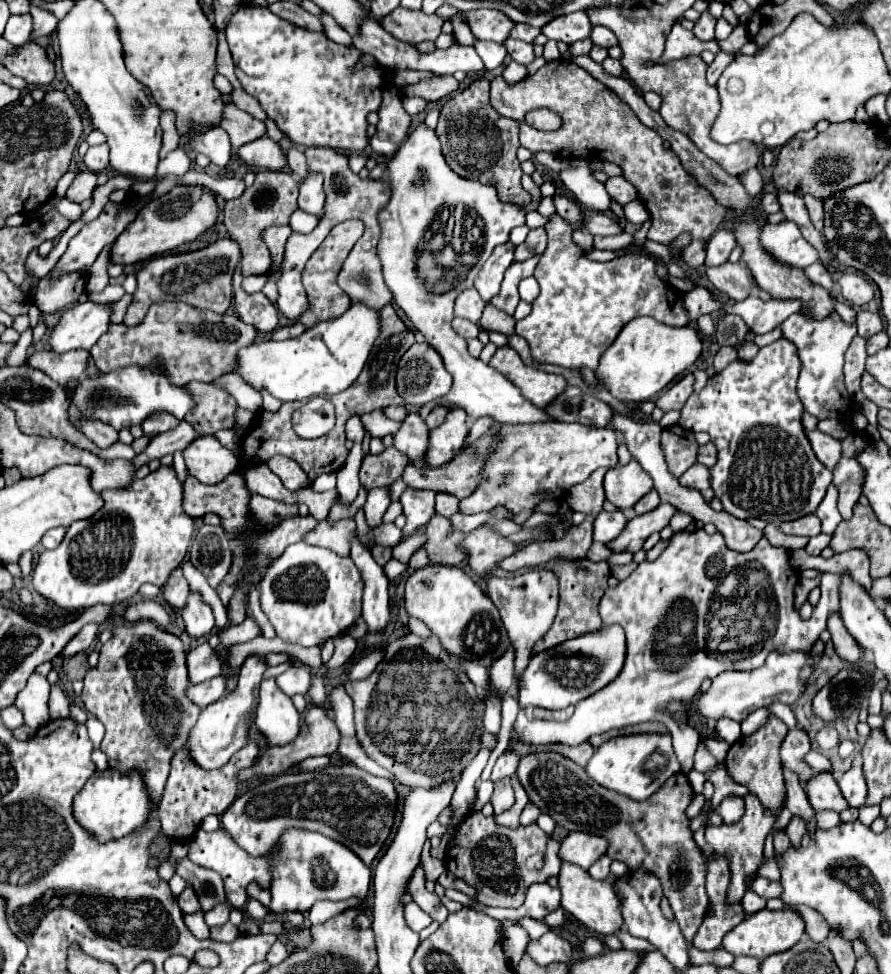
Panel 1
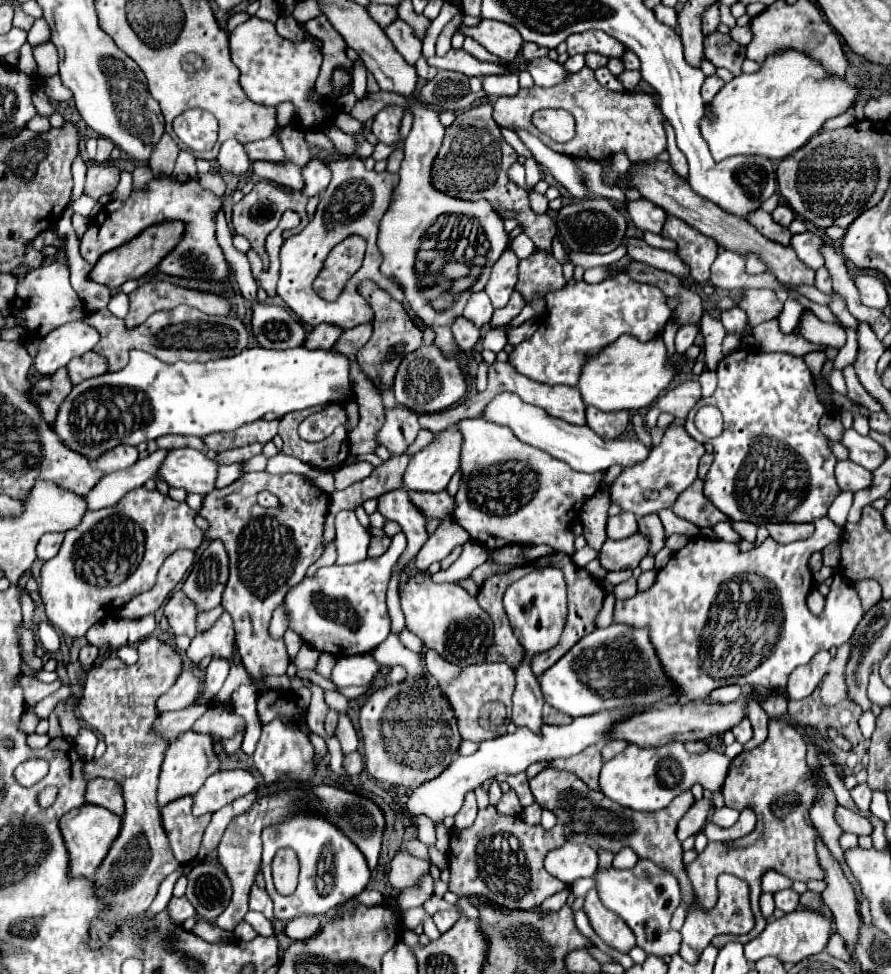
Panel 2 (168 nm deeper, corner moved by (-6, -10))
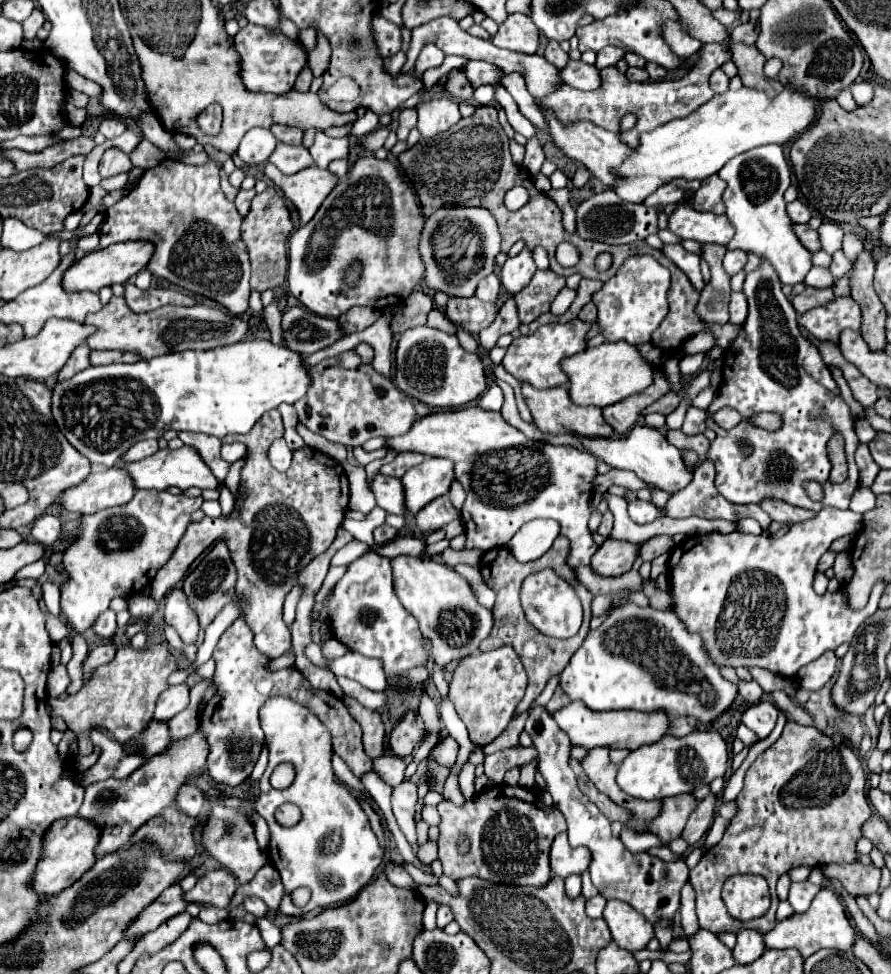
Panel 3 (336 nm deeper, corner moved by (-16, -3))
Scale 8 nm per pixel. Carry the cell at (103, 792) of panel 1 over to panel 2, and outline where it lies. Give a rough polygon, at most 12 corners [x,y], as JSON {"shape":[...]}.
{"shape":[[84,804],[62,816],[72,878],[92,878],[122,822]]}

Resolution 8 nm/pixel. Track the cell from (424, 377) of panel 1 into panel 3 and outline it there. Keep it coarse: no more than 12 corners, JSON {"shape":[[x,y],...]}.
{"shape":[[408,329],[396,387],[454,409],[486,391],[480,357],[456,335]]}

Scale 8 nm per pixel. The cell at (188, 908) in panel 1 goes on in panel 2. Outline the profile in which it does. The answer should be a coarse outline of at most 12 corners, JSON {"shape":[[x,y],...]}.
{"shape":[[186,898],[168,902],[172,922],[182,924],[196,916],[194,906]]}

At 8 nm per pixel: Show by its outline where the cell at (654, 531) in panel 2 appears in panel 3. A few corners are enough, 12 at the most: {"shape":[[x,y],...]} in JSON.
{"shape":[[668,535],[644,541],[640,549],[642,561],[652,561],[674,549]]}

